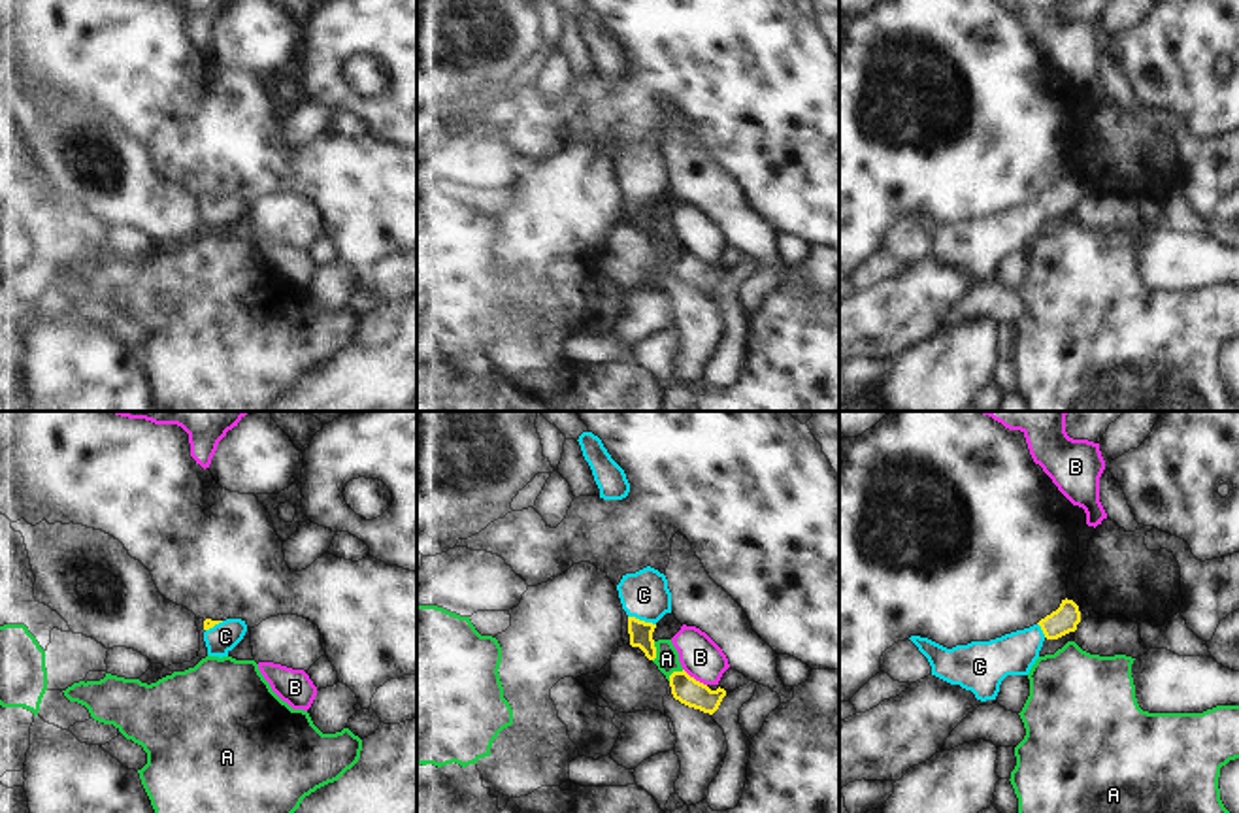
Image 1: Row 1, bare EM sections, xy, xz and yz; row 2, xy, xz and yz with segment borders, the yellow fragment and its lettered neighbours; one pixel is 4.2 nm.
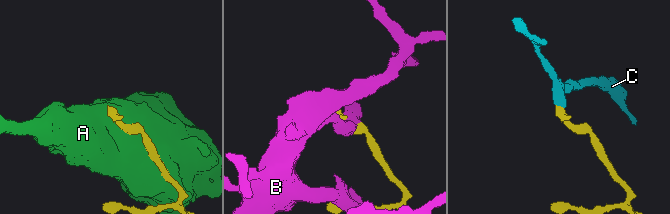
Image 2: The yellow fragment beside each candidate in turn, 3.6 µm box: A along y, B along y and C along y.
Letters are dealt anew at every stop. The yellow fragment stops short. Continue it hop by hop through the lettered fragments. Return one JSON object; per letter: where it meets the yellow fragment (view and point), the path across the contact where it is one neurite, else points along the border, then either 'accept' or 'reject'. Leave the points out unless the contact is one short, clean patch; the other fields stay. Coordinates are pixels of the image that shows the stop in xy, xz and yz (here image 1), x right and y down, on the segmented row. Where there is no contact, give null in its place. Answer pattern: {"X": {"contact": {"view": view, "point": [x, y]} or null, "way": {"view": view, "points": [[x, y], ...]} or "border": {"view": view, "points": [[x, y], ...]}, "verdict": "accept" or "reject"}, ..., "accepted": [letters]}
{"A": {"contact": {"view": "xz", "point": [655, 651]}, "verdict": "reject"}, "B": {"contact": {"view": "xz", "point": [693, 678]}, "verdict": "reject"}, "C": {"contact": {"view": "xz", "point": [642, 621]}, "way": {"view": "xz", "points": [[640, 632], [642, 621], [644, 595]]}, "verdict": "accept"}, "accepted": ["C"]}

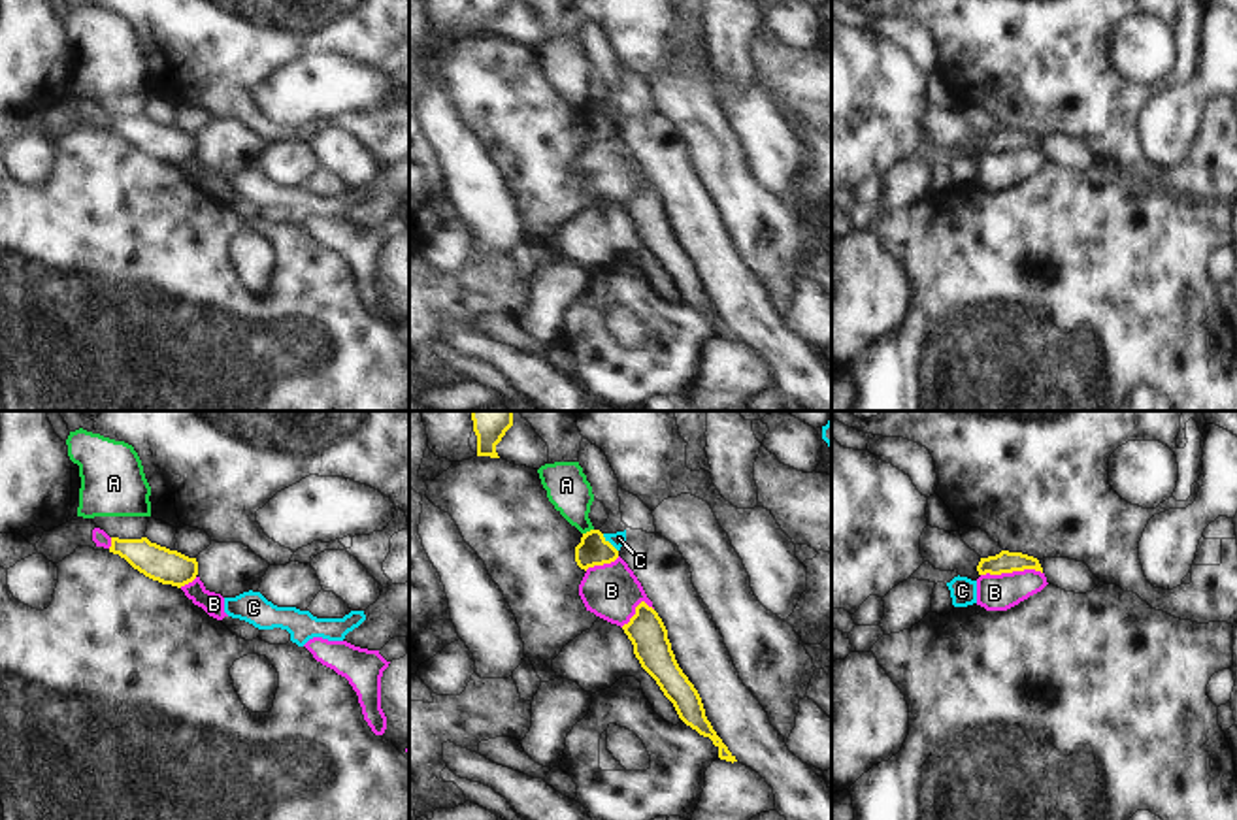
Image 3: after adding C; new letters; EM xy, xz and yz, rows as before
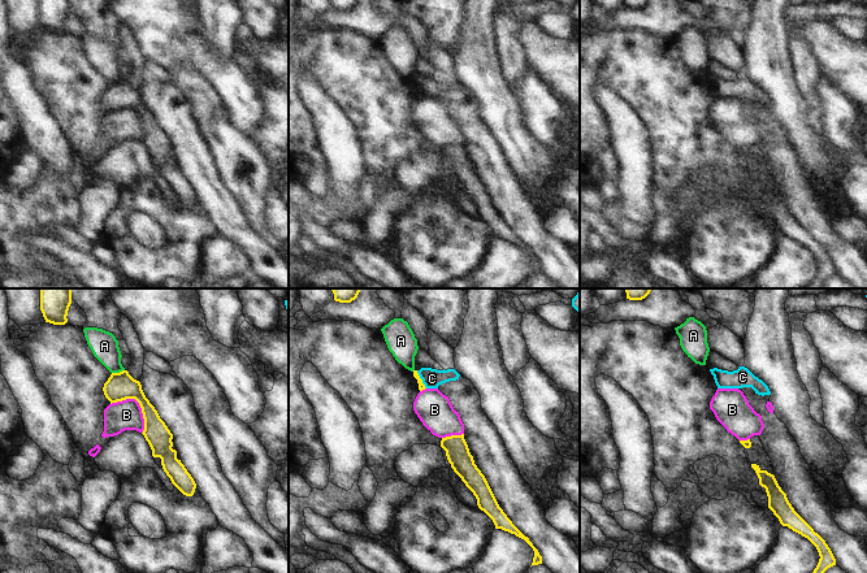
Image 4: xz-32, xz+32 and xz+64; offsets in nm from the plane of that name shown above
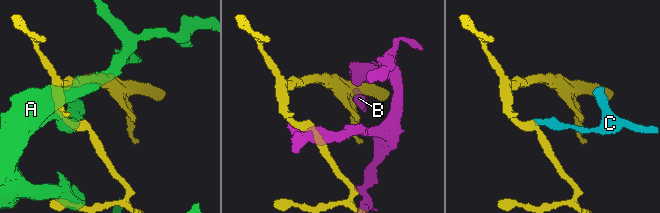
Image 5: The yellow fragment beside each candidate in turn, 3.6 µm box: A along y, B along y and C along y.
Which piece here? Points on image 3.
{"A": {"contact": {"view": "xz", "point": [587, 532]}, "verdict": "reject"}, "B": {"contact": {"view": "yz", "point": [1011, 572]}, "verdict": "reject"}, "C": {"contact": {"view": "xz", "point": [610, 543]}, "border": {"view": "xz", "points": [[602, 534], [617, 551]]}, "verdict": "reject"}, "accepted": []}

